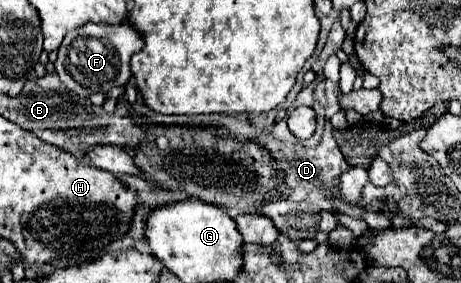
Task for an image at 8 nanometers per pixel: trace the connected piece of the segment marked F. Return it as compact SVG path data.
M93 24L69 32L61 46L55 62L55 72L61 82L79 96L91 96L97 92L109 92L115 86L125 86L131 80L129 60L135 52L143 48L143 38L133 26L127 24Z

